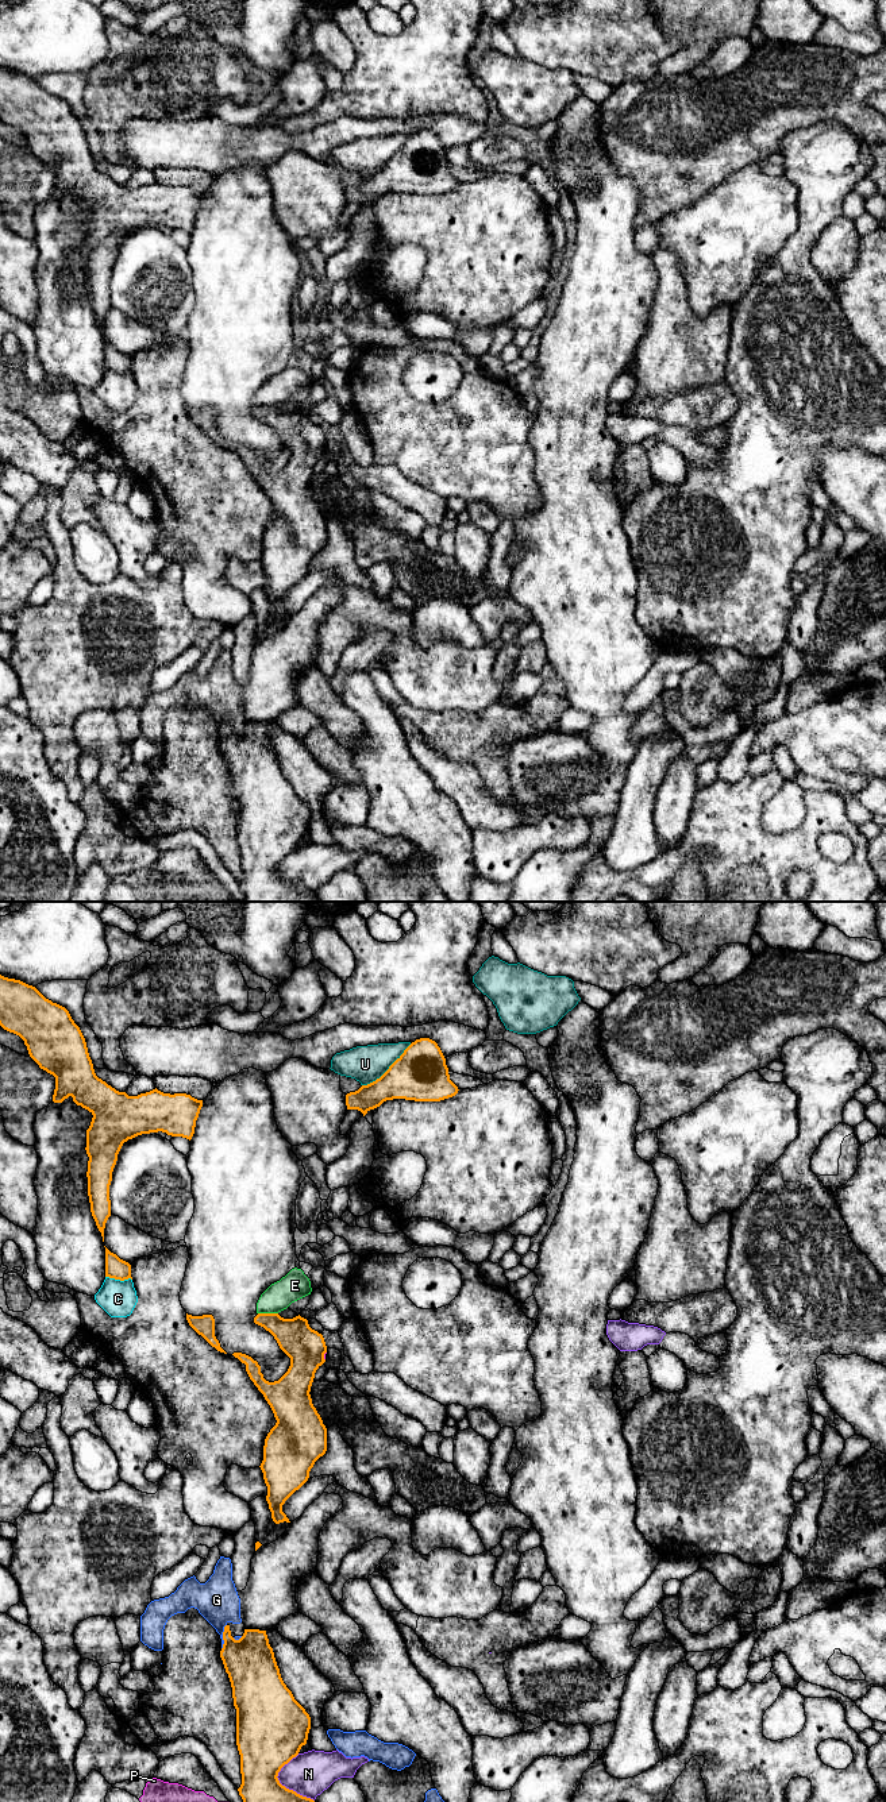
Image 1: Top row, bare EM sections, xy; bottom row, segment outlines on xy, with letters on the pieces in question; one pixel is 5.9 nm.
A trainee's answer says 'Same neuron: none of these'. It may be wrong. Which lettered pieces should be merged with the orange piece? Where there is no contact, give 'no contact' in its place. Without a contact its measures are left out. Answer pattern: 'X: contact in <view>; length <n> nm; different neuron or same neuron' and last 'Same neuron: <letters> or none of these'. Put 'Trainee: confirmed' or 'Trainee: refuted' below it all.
C: contact in xy; length 160 nm; different neuron
E: contact in xy; length 120 nm; different neuron
G: contact in xy; length 150 nm; different neuron
N: contact in xy; length 300 nm; different neuron
P: contact in xy; length 60 nm; different neuron
U: contact in xy; length 380 nm; different neuron
Same neuron: none of these
Trainee: confirmed

